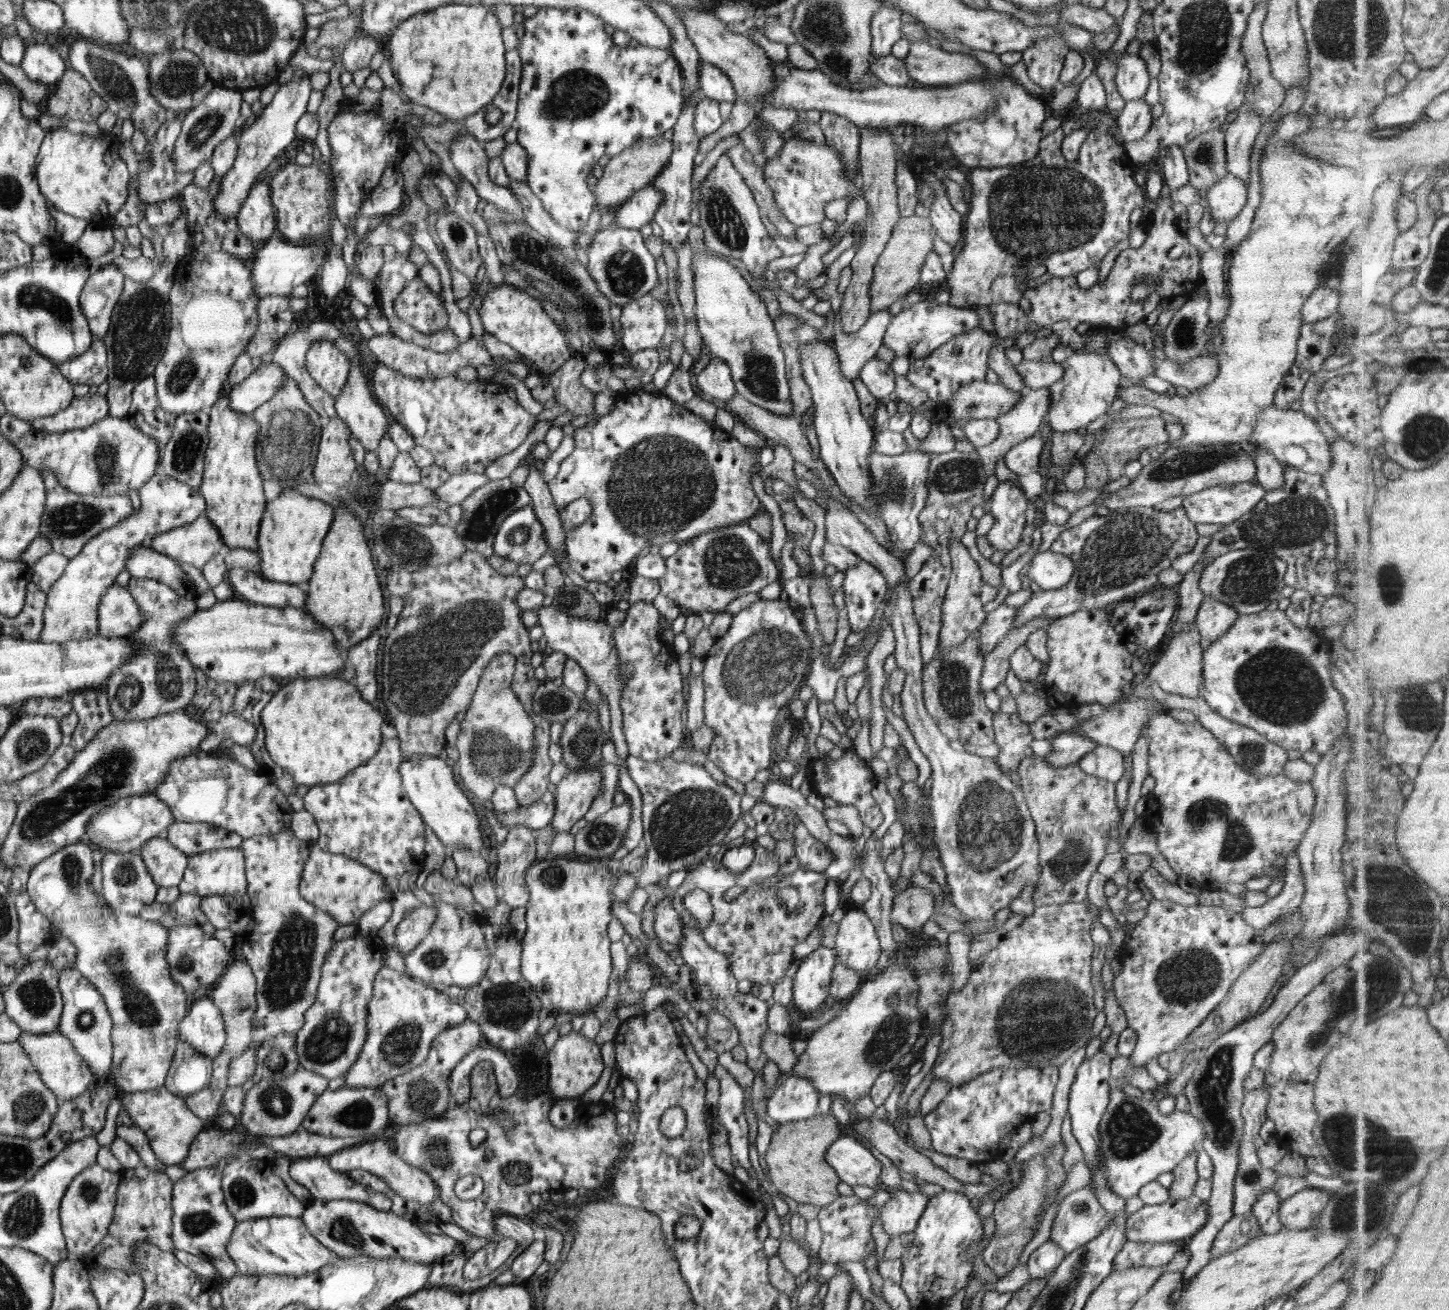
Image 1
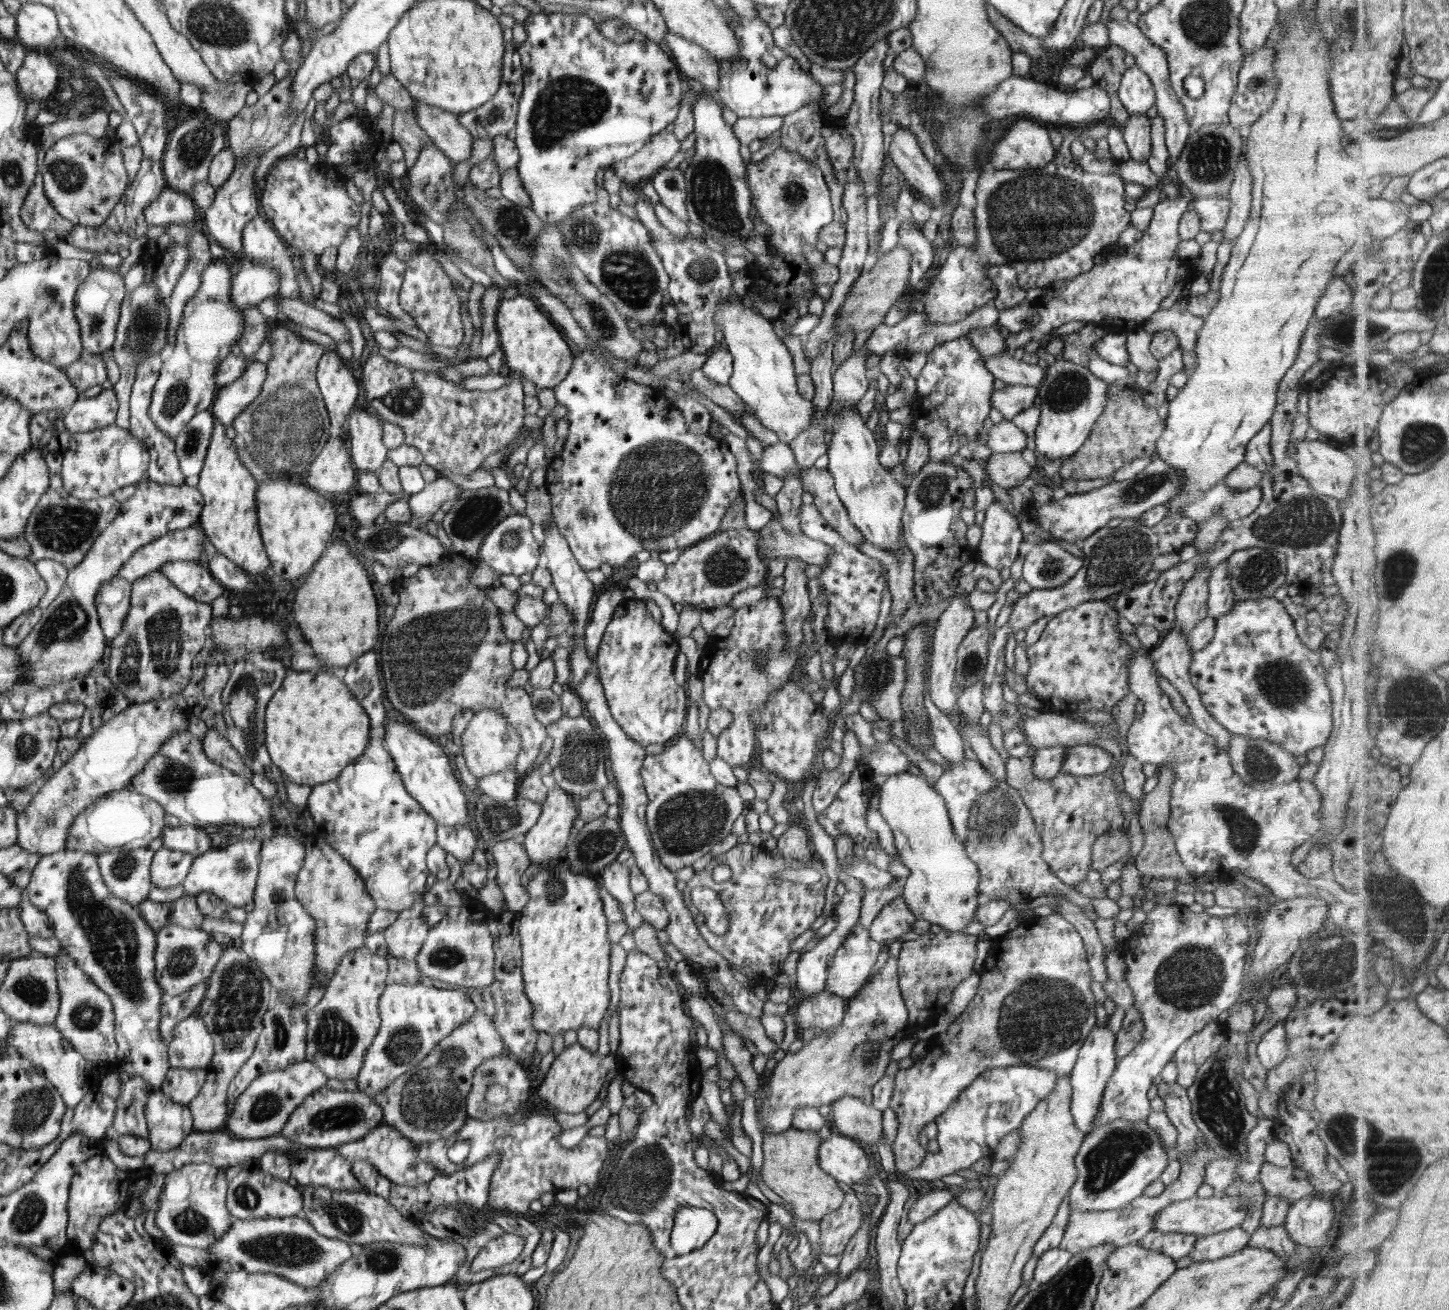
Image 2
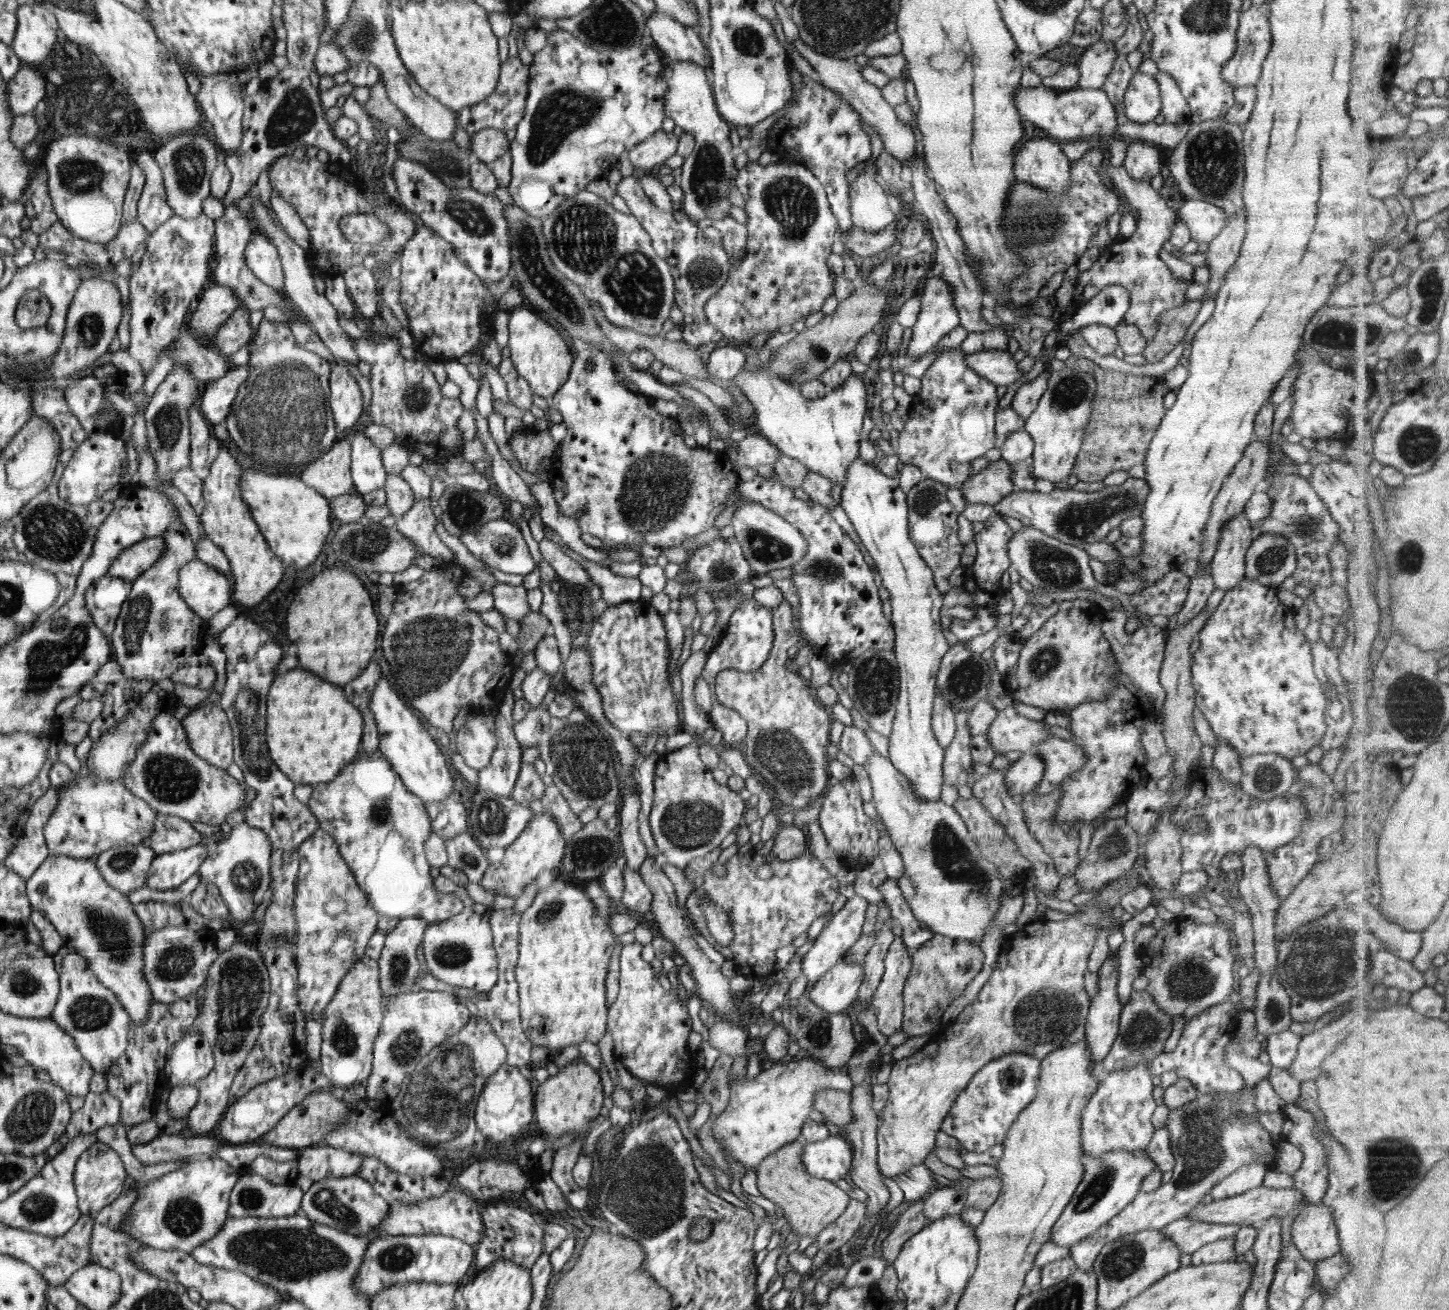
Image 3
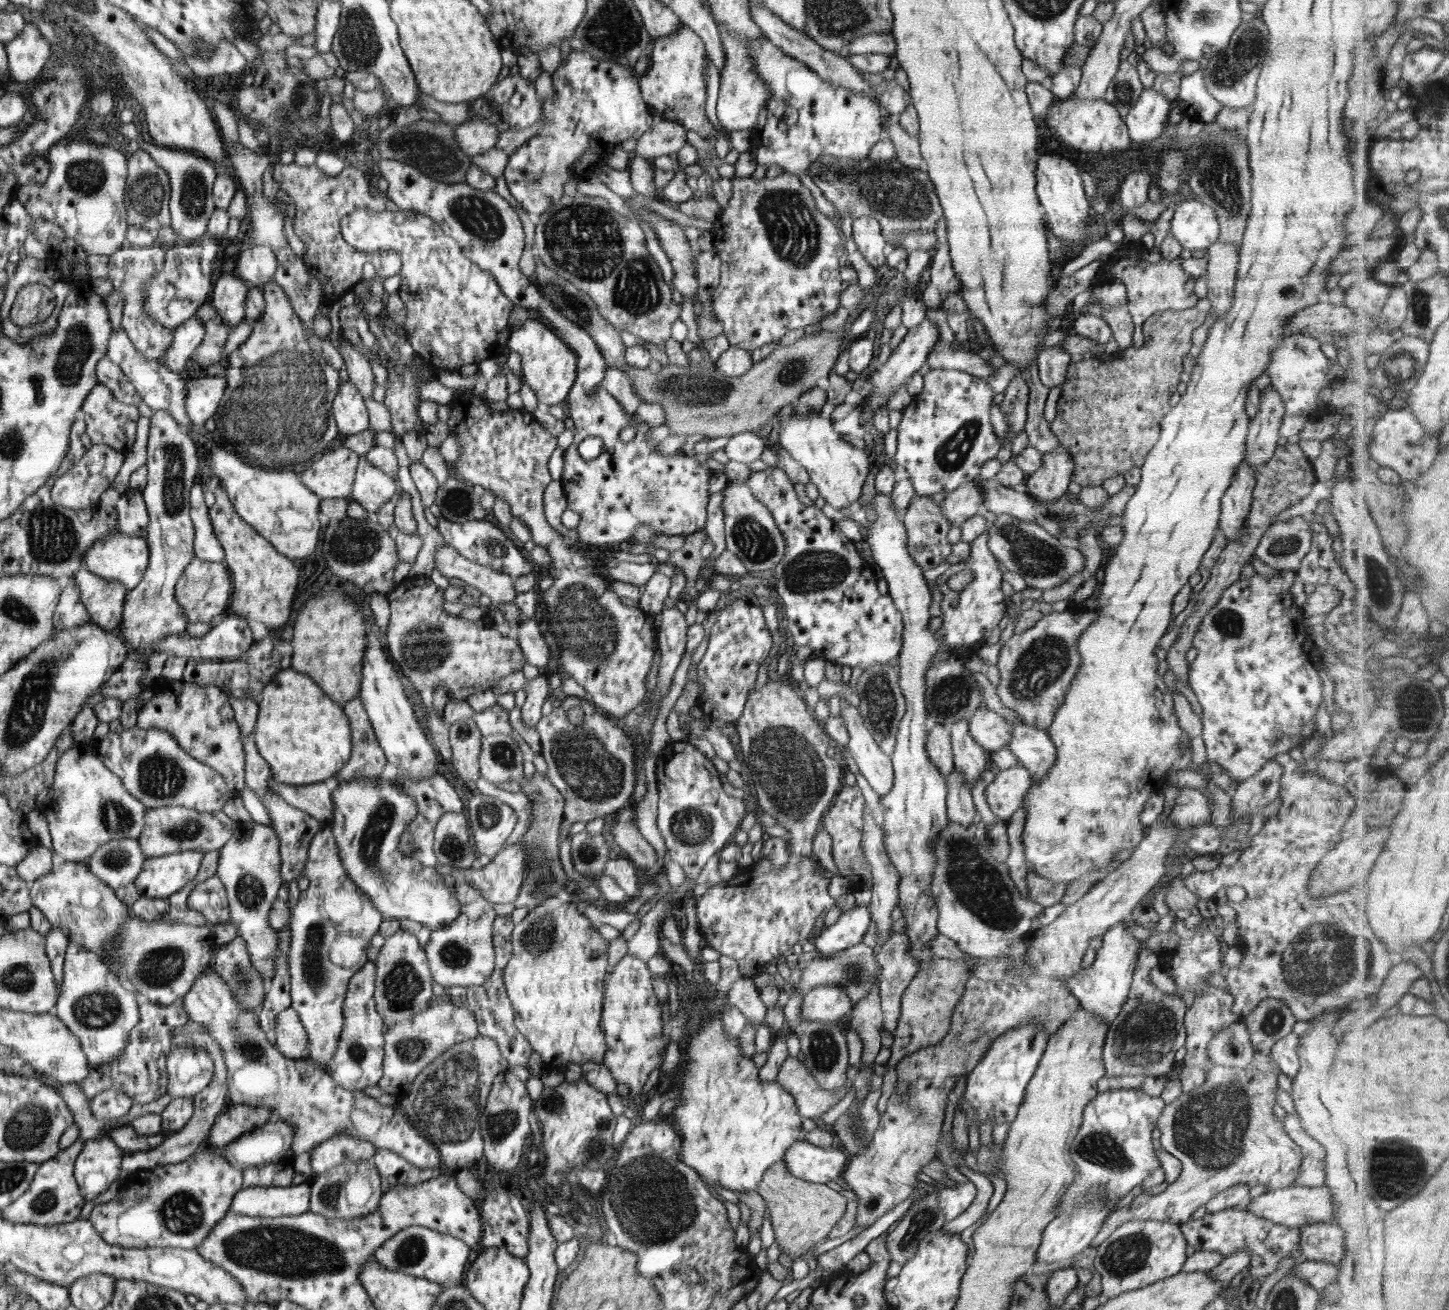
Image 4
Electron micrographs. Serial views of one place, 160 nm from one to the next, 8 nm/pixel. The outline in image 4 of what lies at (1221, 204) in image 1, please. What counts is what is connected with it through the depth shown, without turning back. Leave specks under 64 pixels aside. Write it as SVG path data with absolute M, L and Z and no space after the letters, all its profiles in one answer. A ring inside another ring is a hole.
M1193 197L1177 206L1169 232L1182 248L1189 251L1209 249L1219 240L1216 212Z

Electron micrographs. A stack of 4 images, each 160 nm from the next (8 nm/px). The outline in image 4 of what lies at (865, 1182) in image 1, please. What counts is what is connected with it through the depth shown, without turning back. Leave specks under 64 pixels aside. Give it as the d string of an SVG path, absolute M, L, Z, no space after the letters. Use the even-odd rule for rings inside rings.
M803 1139L791 1144L783 1160L791 1175L816 1184L840 1181L848 1166L848 1156L838 1144L820 1148Z

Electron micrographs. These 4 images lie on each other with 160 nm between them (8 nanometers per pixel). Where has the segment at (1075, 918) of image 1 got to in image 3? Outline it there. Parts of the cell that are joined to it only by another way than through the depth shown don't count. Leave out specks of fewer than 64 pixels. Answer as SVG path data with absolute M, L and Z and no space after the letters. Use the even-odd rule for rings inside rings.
M1139 862L1127 870L1123 876L1100 889L1098 896L1082 906L1082 913L1072 914L1072 917L1060 921L1041 919L1005 938L1001 946L1001 958L995 970L976 998L958 1014L955 1020L950 1022L949 1027L945 1027L944 1040L926 1042L913 1055L892 1064L887 1082L889 1097L884 1108L877 1115L876 1164L878 1164L878 1172L882 1178L888 1177L895 1180L896 1175L924 1164L928 1154L937 1147L936 1135L940 1131L940 1125L946 1119L947 1112L950 1112L955 1098L958 1098L979 1069L990 1061L1002 1058L1011 1052L1029 1054L1041 1061L1051 1052L1063 1046L1076 1044L1085 1038L1085 1024L1091 998L1084 989L1084 972L1086 972L1088 958L1090 958L1096 937L1102 930L1099 925L1100 921L1097 919L1106 917L1097 908L1091 907L1091 904L1105 900L1111 908L1114 908L1116 904L1119 904L1121 896L1145 882L1146 876Z

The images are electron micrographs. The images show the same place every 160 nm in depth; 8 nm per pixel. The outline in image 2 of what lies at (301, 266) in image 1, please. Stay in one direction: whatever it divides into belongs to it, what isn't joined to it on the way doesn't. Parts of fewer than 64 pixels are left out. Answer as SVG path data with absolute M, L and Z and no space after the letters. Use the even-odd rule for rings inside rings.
M247 261L233 277L230 294L233 304L242 310L272 299L280 290L281 276L276 269L264 263Z

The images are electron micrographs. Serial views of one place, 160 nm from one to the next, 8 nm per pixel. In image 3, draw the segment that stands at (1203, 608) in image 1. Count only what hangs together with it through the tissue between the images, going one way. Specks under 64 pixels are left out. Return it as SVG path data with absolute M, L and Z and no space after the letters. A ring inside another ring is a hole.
M1243 512L1226 522L1211 562L1215 588L1226 592L1245 578L1245 554L1257 536L1258 530Z

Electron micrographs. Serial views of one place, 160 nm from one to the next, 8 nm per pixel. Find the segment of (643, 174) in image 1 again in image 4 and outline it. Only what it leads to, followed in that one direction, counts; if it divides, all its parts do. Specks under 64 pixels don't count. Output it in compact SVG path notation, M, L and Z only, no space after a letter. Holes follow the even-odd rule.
M662 119L637 139L633 154L651 163L659 156L677 153L688 142L687 131L681 124Z

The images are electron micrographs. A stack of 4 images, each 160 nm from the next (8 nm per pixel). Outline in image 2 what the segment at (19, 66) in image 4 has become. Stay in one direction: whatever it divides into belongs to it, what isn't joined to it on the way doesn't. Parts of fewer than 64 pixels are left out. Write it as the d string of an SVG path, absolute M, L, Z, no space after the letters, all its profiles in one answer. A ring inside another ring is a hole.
M21 3L18 10L16 40L20 40L26 46L26 50L42 50L61 42L60 25L57 21L57 13L49 6L42 3Z

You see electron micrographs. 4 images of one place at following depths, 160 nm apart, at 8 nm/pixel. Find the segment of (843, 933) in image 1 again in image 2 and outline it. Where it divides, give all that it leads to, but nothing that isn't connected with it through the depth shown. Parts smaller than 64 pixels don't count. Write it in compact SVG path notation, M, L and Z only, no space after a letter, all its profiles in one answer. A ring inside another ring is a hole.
M858 922L835 952L825 990L848 1002L869 980L884 944L870 938L868 929Z

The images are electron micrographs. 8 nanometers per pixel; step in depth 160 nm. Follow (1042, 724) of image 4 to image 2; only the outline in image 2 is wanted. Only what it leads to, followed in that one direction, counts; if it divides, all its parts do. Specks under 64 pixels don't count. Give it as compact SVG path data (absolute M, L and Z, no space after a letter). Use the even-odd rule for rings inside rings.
M1088 601L1064 612L1058 613L1054 618L1047 620L1045 629L1038 642L1026 646L1026 656L1030 662L1026 674L1028 691L1038 696L1044 705L1041 713L1055 713L1057 709L1066 708L1083 714L1094 708L1111 710L1120 700L1124 699L1131 691L1128 688L1128 666L1132 657L1132 646L1128 645L1118 631L1117 610L1111 601Z

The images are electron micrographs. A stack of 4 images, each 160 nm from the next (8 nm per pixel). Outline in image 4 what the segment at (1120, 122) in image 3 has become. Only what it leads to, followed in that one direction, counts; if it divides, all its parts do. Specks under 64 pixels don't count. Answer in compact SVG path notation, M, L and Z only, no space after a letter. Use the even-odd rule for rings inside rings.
M1122 62L1110 86L1106 89L1104 100L1114 104L1120 110L1119 114L1125 118L1128 110L1138 100L1143 88L1136 67L1128 62Z

